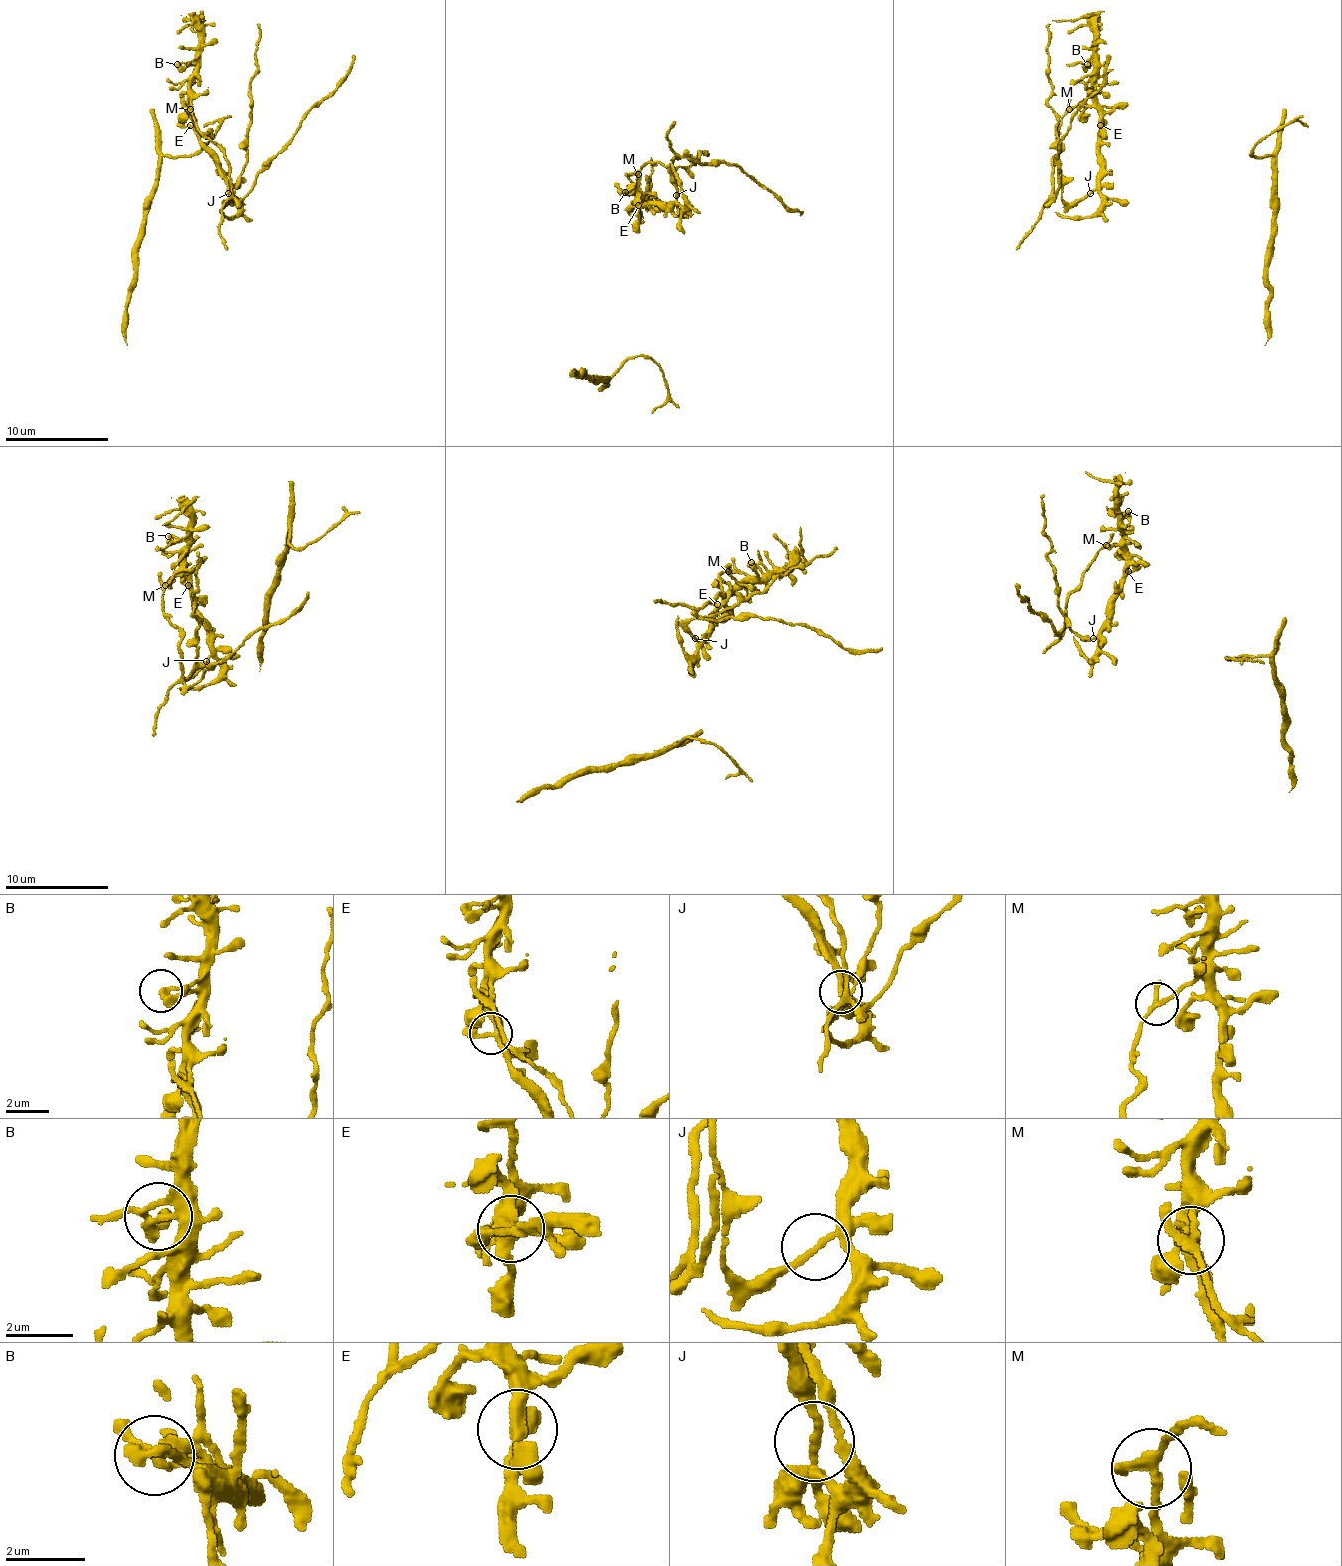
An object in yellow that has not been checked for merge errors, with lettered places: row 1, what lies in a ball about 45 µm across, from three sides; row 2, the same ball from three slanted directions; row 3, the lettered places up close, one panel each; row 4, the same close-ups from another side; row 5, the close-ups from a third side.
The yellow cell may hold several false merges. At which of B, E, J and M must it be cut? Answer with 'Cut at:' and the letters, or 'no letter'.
Cut at: J, M

